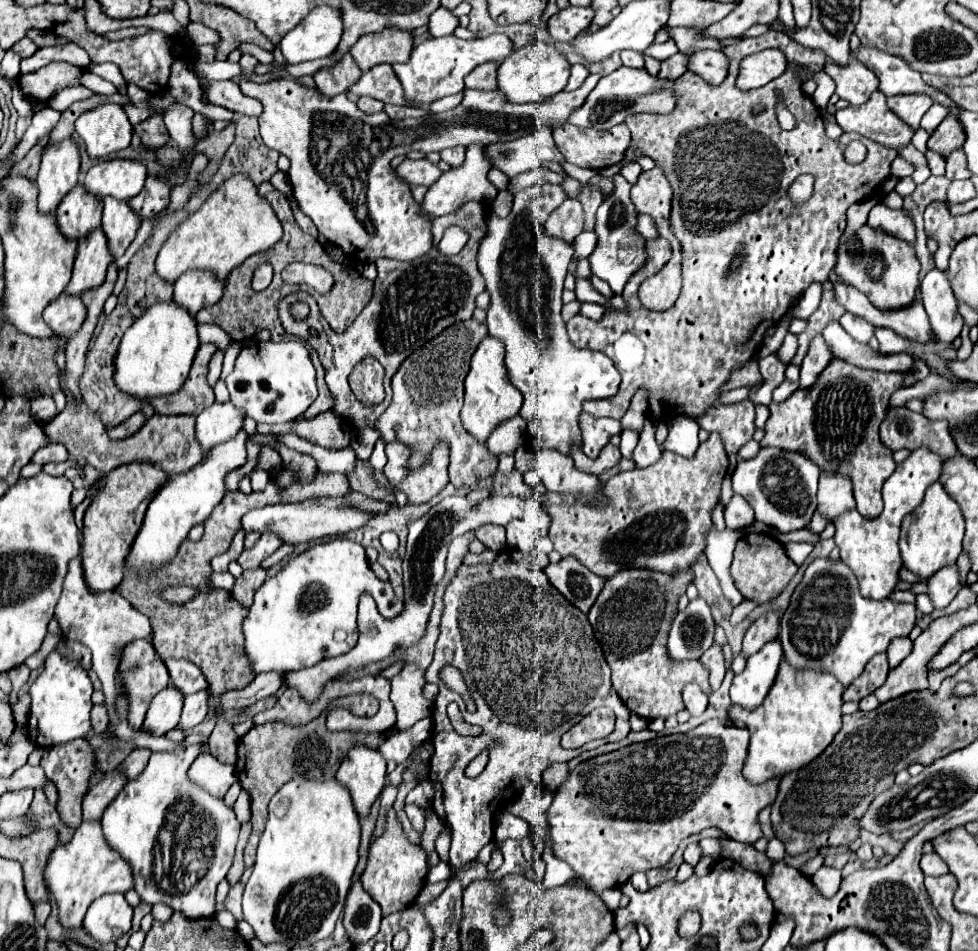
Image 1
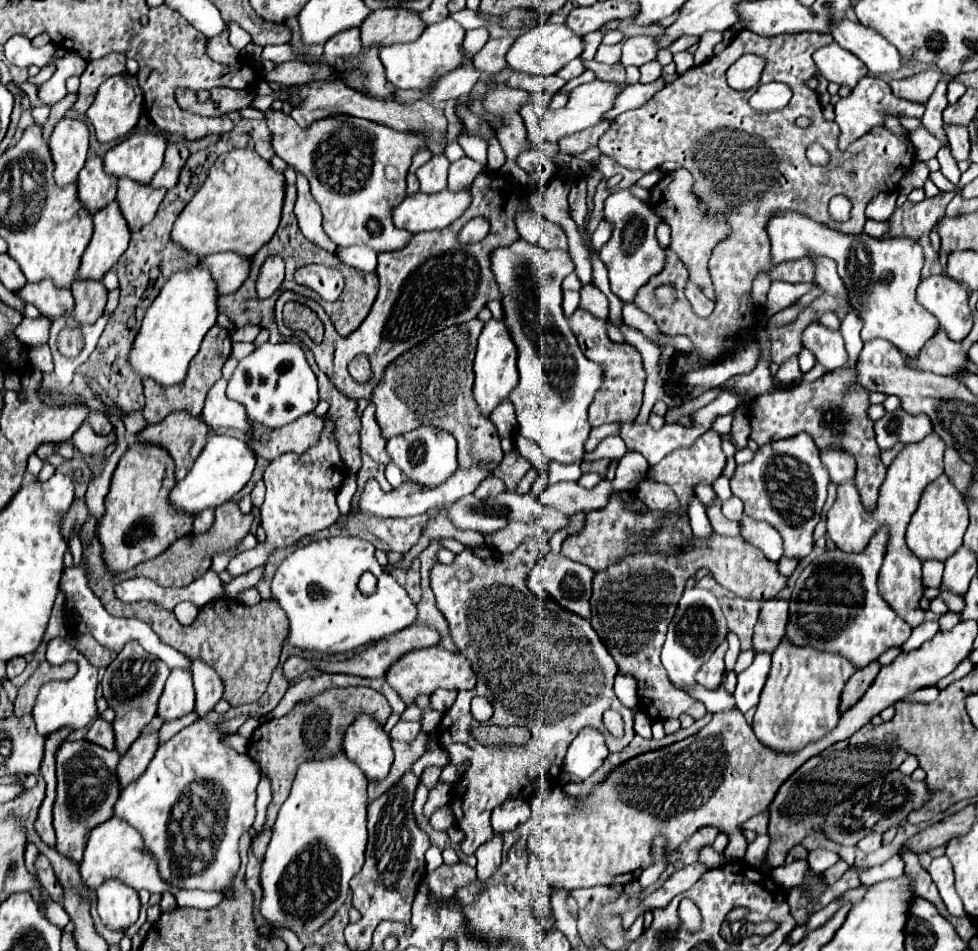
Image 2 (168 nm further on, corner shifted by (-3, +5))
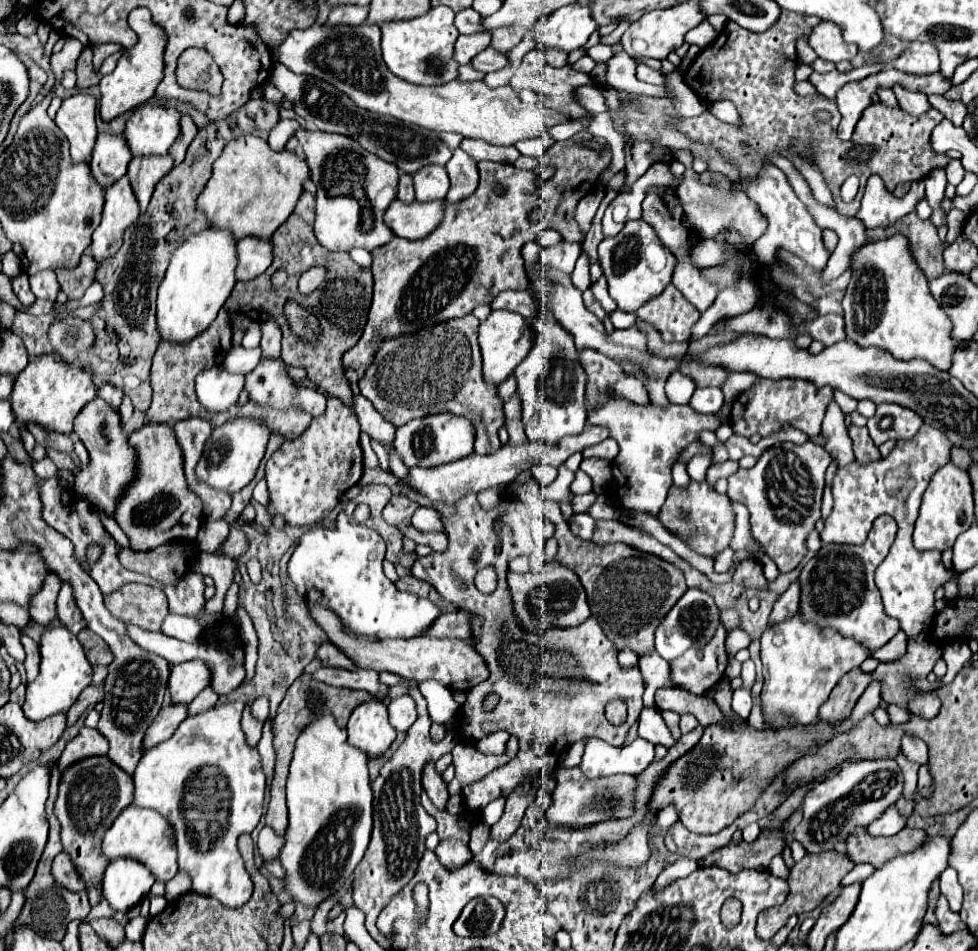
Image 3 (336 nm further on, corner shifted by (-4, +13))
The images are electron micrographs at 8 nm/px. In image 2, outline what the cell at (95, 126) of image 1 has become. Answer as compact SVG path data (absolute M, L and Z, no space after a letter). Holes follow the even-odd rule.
M117 75L107 79L99 87L93 105L87 109L87 117L95 127L95 135L99 143L109 143L129 135L135 129L141 113L143 113L143 93L137 85L137 79L131 75Z

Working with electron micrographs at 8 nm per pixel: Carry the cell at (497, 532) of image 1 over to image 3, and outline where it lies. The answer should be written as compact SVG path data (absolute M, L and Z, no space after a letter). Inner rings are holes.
M420 507L416 509L416 513L412 515L412 525L418 531L442 531L442 521L440 521L440 513L436 509L428 509L428 507Z

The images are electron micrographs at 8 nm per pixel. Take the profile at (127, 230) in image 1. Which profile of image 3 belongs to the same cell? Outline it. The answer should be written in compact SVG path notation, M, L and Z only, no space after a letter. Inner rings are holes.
M142 155L140 159L132 159L128 165L128 179L140 203L140 209L146 211L148 201L152 197L154 185L174 167L170 155Z

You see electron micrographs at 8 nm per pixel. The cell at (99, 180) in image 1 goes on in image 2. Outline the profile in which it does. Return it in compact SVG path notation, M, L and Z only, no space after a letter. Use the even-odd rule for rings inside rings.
M133 133L127 141L109 149L103 157L103 167L107 175L135 179L135 183L149 183L163 163L163 153L167 149L167 139L159 133Z

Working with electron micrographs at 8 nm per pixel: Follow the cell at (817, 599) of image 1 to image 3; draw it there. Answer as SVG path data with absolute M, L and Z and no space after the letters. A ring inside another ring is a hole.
M880 515L862 545L822 545L822 549L806 563L800 573L802 603L800 615L818 627L830 627L862 643L870 653L886 645L898 631L900 623L884 615L880 591L874 585L874 571L886 559L896 533L896 521Z

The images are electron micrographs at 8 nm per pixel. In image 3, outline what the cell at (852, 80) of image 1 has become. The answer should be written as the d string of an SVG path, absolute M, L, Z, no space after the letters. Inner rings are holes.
M820 21L810 35L810 45L812 49L818 53L820 59L838 63L838 61L850 61L858 47L854 43L844 43L844 37L840 35L840 27L836 27L836 23L828 23L828 21Z

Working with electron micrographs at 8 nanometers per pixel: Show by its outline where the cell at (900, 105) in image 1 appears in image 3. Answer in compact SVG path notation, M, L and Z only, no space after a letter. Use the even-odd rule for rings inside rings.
M912 41L908 45L908 49L892 65L904 73L928 75L928 73L936 73L940 69L940 59L938 59L938 51L936 51L936 47L932 47L932 43Z

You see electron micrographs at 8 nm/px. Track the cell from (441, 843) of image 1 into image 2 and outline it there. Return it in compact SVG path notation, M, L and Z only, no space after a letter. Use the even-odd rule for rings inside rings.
M443 805L441 809L437 809L437 811L431 815L429 823L431 823L431 827L433 827L435 831L443 831L443 833L447 833L447 831L455 825L455 817L453 817L449 805Z

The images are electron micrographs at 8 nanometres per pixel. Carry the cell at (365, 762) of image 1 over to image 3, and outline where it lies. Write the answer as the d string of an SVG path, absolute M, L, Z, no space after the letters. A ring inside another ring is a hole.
M382 701L358 705L348 721L348 743L362 749L370 757L382 755L396 739L396 729L388 721L388 711Z

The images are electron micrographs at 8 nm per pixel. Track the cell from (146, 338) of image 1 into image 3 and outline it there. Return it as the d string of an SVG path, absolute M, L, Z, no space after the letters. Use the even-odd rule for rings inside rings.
M208 227L190 235L172 253L166 275L158 287L158 329L166 341L188 341L202 333L218 315L236 283L236 239L228 229Z

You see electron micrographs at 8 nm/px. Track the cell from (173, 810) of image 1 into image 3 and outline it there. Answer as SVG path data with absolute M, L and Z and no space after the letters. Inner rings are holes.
M230 701L184 719L170 739L144 751L134 771L134 805L150 807L172 823L176 833L178 865L182 871L190 873L194 891L216 897L226 907L240 907L252 895L252 881L246 875L236 843L242 833L252 833L258 825L266 789L266 775L262 771L260 753L256 747L246 743L246 735L240 727L242 709L242 701Z

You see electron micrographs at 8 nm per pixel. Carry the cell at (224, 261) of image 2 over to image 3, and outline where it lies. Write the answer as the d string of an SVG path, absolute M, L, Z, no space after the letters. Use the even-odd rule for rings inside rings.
M244 237L238 241L236 279L248 281L262 275L272 265L272 241L260 237Z

